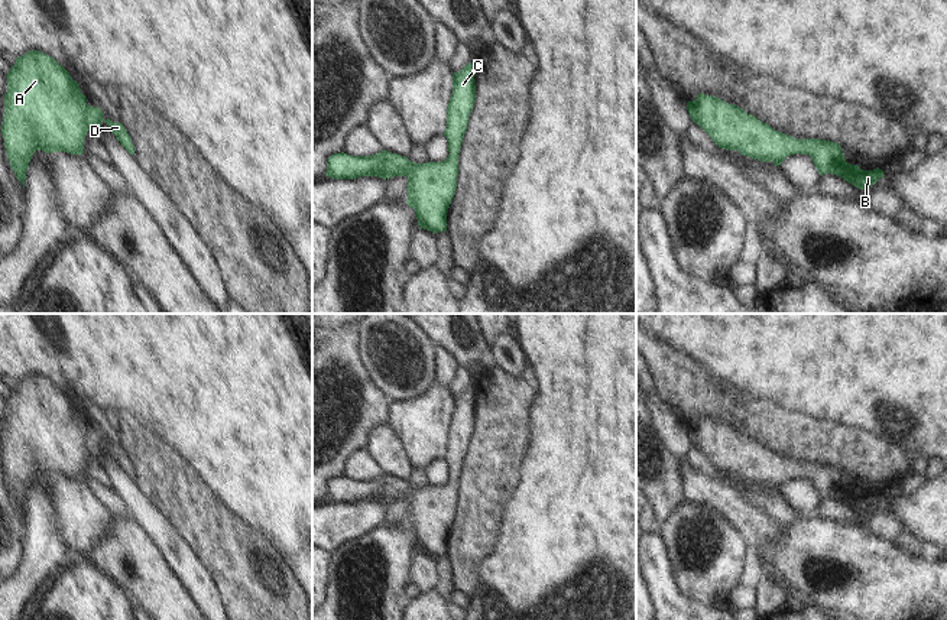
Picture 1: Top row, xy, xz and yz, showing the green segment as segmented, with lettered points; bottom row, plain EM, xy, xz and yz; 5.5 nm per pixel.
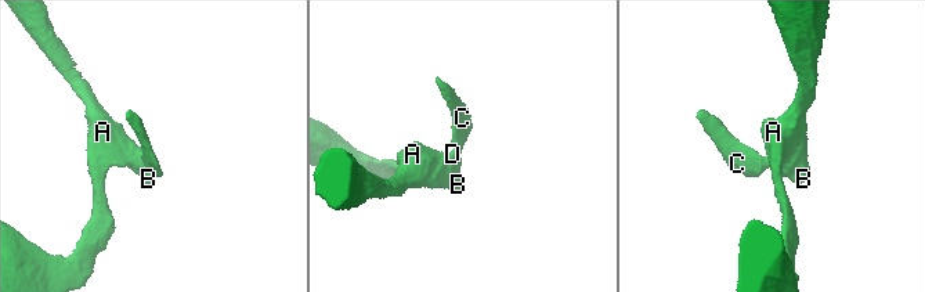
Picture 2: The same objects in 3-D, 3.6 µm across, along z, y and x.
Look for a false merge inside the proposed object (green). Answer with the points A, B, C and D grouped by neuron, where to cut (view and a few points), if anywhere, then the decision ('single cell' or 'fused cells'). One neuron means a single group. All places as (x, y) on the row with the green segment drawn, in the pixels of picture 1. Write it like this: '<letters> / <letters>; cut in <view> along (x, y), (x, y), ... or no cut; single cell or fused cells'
A B C D; no cut; single cell

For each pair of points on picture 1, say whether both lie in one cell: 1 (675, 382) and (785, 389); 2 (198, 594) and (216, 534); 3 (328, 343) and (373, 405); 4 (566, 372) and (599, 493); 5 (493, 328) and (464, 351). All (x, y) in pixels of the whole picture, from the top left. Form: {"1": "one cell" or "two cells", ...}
{"1": "two cells", "2": "two cells", "3": "one cell", "4": "one cell", "5": "two cells"}

